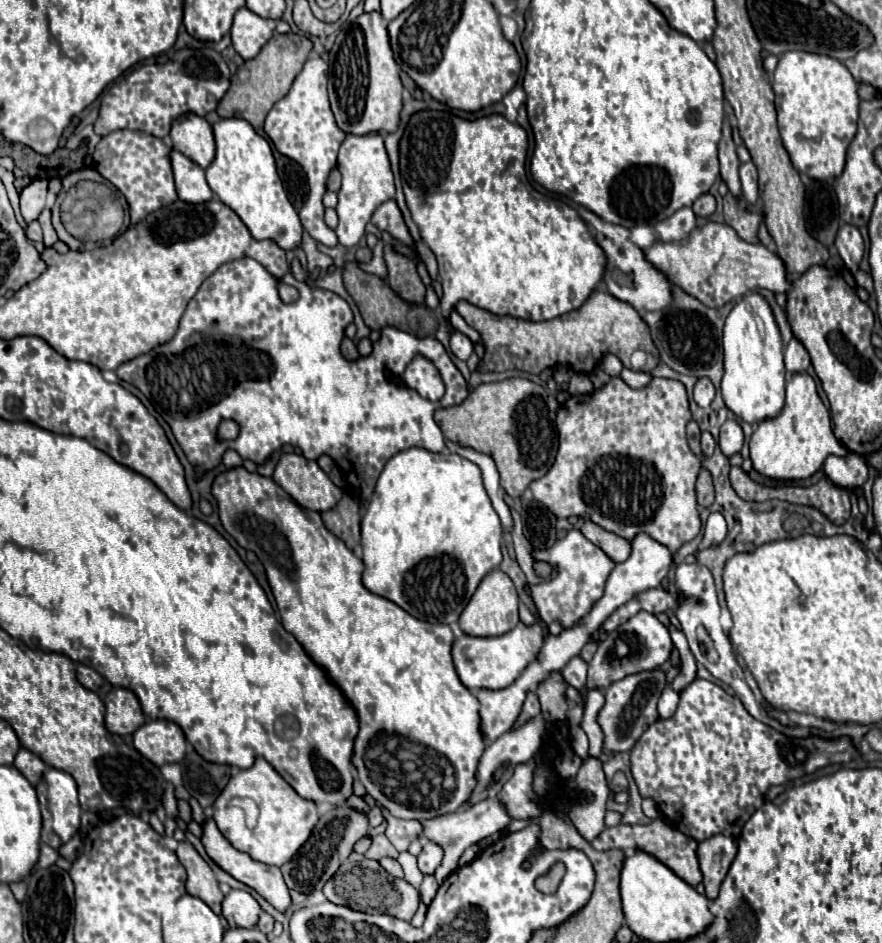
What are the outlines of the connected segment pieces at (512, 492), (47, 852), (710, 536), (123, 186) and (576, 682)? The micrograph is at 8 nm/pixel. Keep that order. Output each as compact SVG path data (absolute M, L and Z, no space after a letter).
M504 379L498 383L482 383L464 403L434 411L434 421L448 441L490 455L498 467L504 491L510 497L520 497L532 481L548 473L556 459L558 407L556 397L542 385L528 379Z
M42 843L42 845L40 845L40 857L38 857L36 867L50 867L50 865L56 863L56 859L58 859L58 851Z
M714 511L710 513L708 521L706 521L706 527L704 527L704 537L702 537L702 547L708 547L712 543L720 543L728 533L728 527L726 527L726 519Z
M130 129L114 131L102 137L102 141L94 149L94 167L126 197L132 225L142 221L148 213L156 211L156 207L164 203L172 203L176 199L168 151L170 149L164 141Z
M574 657L568 661L568 665L562 669L562 675L566 679L568 685L576 687L576 689L586 689L586 679L588 679L588 665L580 659L580 657Z

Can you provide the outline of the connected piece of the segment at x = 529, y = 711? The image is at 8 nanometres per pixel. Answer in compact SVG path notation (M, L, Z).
M528 691L526 693L526 699L524 699L524 705L522 705L522 711L520 711L516 723L512 725L512 731L514 729L520 729L522 725L526 725L536 715L540 715L540 701L538 701L538 695L534 691Z

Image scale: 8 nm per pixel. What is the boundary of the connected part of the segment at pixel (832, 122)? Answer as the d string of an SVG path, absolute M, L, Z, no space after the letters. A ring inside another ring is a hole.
M788 51L780 57L774 71L772 89L776 93L776 111L782 143L792 159L792 165L818 181L836 179L844 171L846 149L856 135L858 123L858 83L852 73L838 61L826 55L806 51Z

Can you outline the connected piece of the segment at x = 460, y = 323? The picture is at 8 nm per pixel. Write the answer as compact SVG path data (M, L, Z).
M452 307L452 313L450 313L450 321L452 321L452 327L456 329L456 331L460 331L460 333L464 333L464 335L468 335L470 337L470 341L474 341L474 343L478 343L480 341L480 335L456 313L456 309Z

